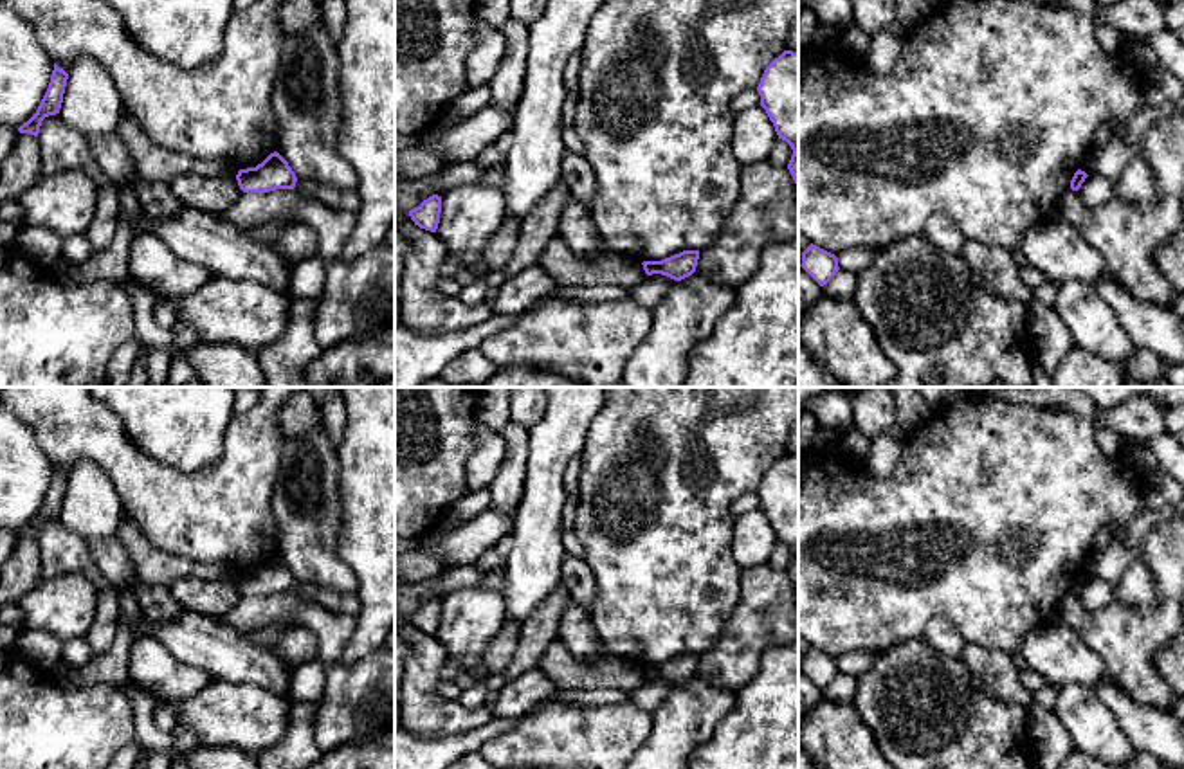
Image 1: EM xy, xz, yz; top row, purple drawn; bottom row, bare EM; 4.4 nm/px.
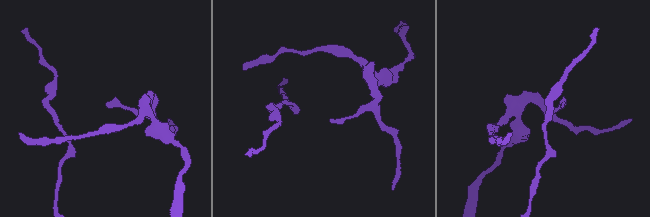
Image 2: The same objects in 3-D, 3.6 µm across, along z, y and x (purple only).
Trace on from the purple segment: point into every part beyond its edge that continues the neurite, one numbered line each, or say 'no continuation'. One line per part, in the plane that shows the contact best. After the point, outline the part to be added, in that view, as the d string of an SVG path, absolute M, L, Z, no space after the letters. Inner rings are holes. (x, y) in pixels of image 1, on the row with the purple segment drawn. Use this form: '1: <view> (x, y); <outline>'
no continuation

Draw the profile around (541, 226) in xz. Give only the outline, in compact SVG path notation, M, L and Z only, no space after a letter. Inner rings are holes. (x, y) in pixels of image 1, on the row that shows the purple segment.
M559 180L521 222L521 232L512 259L503 268L506 279L539 265L544 245L559 236L560 213L569 198L569 187Z

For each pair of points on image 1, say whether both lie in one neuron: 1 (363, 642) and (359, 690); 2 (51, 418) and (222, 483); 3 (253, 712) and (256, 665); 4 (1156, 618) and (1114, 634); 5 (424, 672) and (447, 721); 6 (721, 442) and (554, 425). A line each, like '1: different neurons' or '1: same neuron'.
1: different neurons
2: same neuron
3: different neurons
4: same neuron
5: same neuron
6: different neurons

